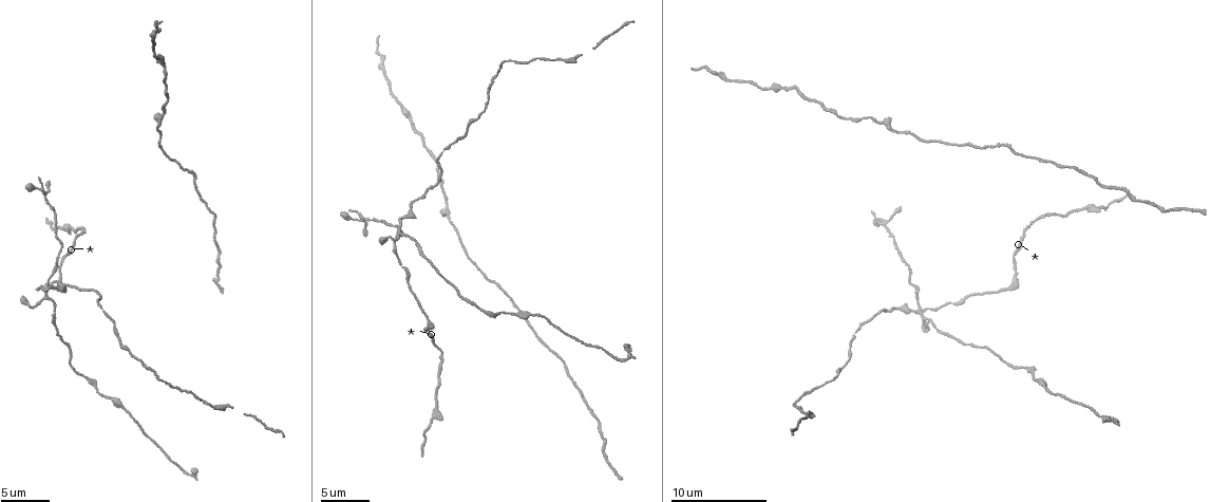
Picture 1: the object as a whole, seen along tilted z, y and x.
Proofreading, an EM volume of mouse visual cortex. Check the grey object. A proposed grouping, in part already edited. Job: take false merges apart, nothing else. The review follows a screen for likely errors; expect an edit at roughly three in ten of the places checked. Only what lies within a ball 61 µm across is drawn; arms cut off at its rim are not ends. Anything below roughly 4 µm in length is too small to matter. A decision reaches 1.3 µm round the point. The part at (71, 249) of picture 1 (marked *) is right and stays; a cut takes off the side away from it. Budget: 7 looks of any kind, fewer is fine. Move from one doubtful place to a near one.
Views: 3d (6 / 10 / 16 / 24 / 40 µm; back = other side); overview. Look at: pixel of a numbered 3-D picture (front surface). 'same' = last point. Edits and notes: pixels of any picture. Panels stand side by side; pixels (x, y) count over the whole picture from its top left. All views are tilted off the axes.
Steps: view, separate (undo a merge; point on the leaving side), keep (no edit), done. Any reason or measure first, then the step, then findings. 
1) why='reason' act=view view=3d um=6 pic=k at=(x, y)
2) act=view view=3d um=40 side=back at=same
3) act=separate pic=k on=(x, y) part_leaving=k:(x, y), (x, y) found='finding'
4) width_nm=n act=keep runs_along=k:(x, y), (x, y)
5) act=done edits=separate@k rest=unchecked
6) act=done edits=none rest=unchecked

why='calibre changes' act=view view=3d um=10 pic=1 at=(1079, 211)

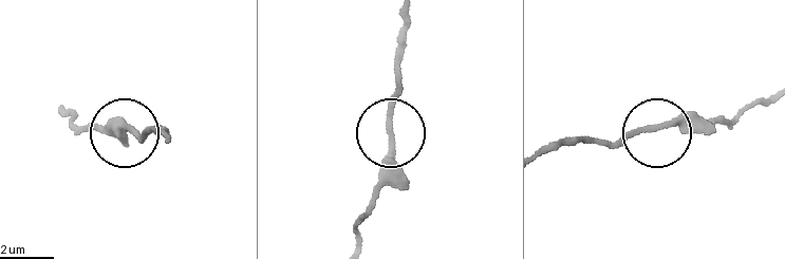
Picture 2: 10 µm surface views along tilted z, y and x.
why='closer look' act=view view=3d um=6 pic=2 at=(650, 127)

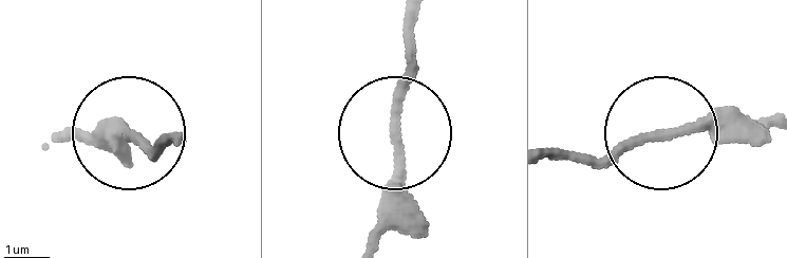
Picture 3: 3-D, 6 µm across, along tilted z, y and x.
width_nm=200 act=separate pic=3 on=(418, 238) part_leaving=3:(396, 178), (396, 207), (376, 241) found='a second cell is stuck on'

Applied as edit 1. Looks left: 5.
act=view view=overview

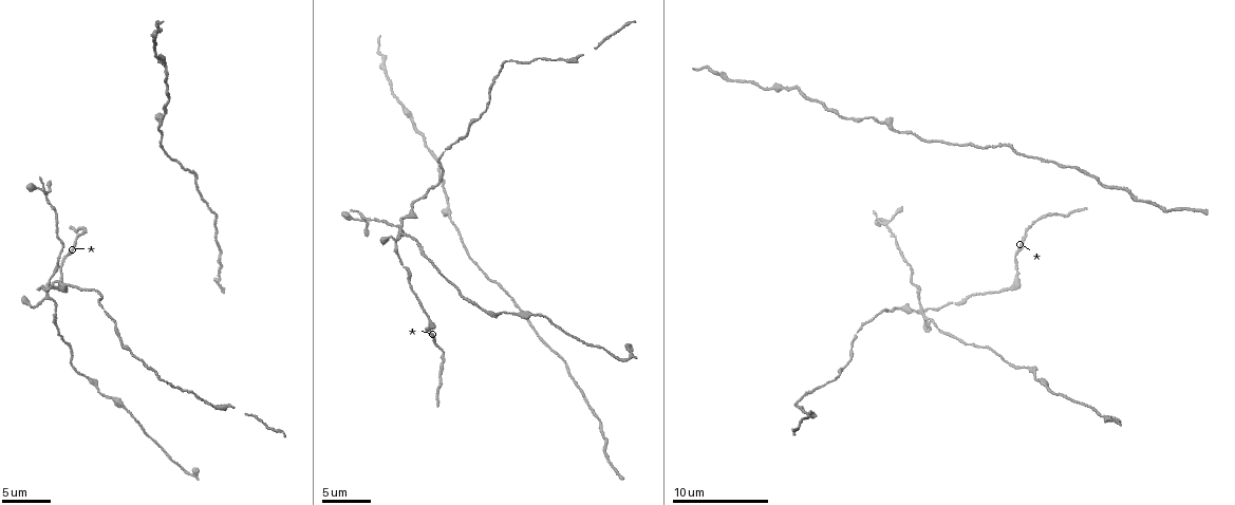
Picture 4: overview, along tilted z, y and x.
act=view view=3d um=6 pic=4 at=(441, 356)

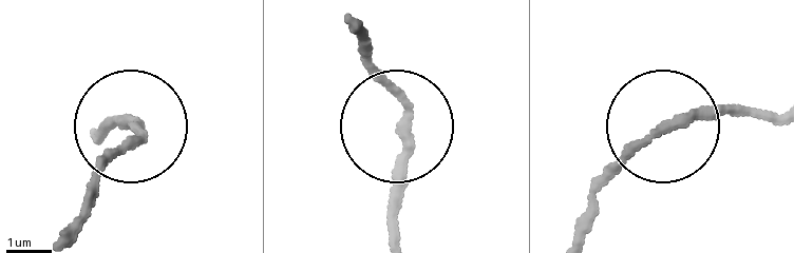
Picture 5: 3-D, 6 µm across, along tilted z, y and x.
width_nm=180 act=keep runs_along=5:(359, 24), (399, 101), (394, 241) found='continuous, no second cell'

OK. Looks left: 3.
why='four or more arms meet' act=view view=3d um=10 pic=4 at=(48, 292)

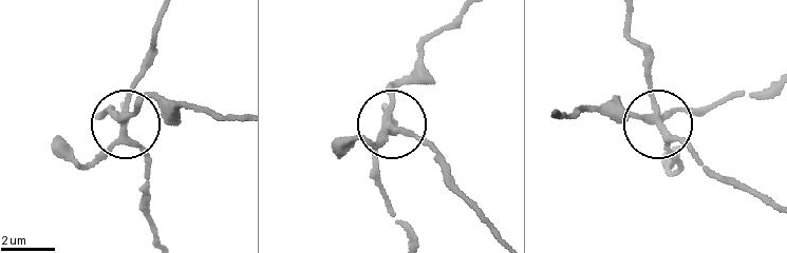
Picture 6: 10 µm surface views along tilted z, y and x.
act=view view=3d um=10 side=back pic=6 at=(657, 126)

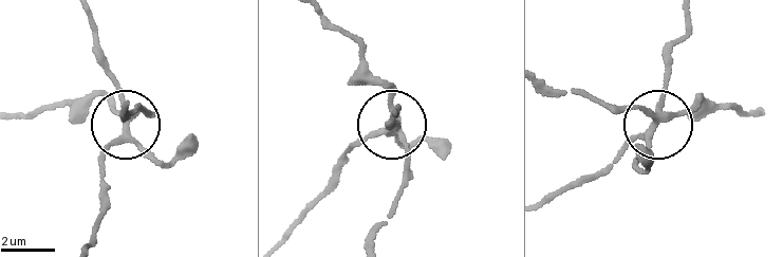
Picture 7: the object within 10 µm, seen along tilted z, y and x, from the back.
arms=5 act=separate pic=7 on=(145, 152) part_leaving=7:(658, 116), (650, 132), (610, 163), (544, 197) found='two cells meet here'

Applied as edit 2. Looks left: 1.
act=view view=3d um=16 pic=4 at=(196, 180)

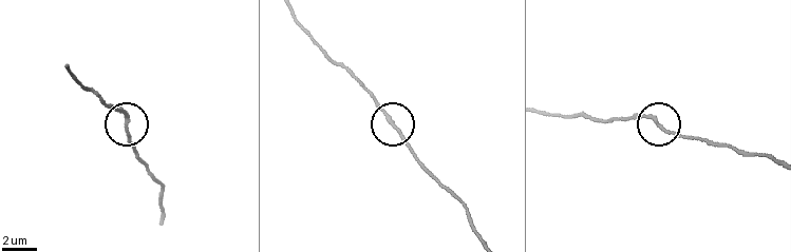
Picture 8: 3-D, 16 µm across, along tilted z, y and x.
width_nm=200 act=keep found='one cell here'

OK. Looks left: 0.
act=done edits=separate@3,separate@7 rest=unchecked

